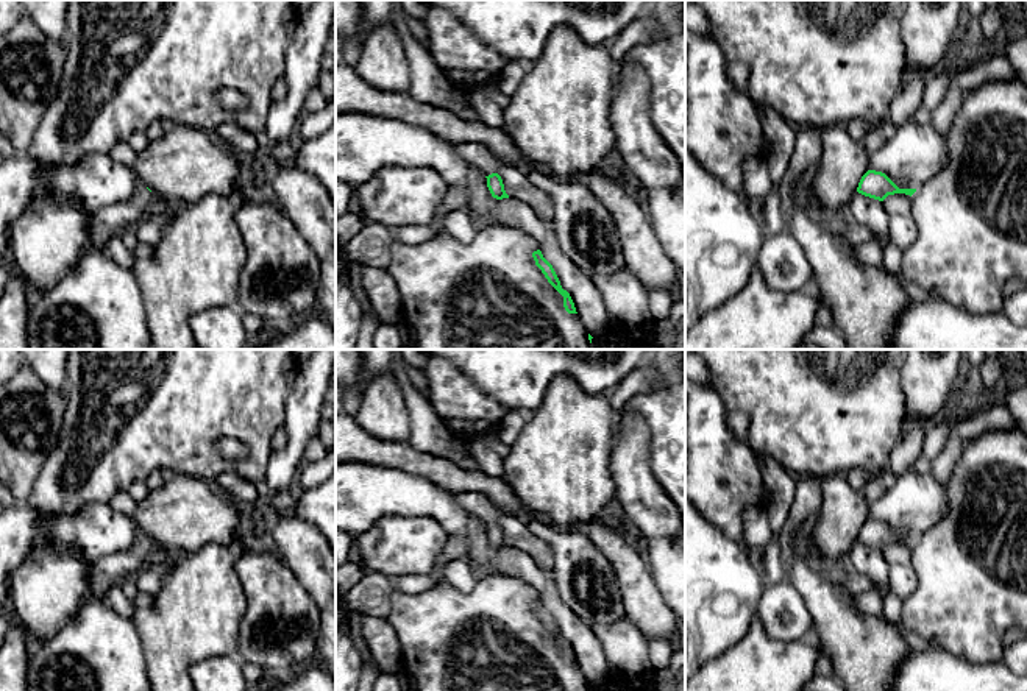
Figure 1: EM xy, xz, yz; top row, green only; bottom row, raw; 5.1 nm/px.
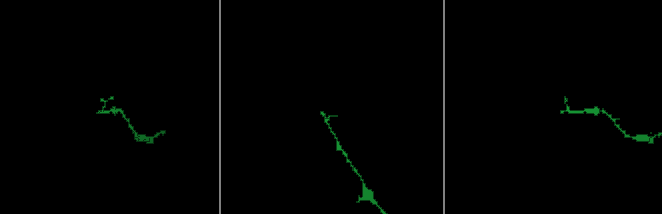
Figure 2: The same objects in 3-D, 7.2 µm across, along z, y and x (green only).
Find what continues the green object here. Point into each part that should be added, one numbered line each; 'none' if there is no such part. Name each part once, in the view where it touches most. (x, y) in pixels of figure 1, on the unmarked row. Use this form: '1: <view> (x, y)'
1: xz (475, 504)

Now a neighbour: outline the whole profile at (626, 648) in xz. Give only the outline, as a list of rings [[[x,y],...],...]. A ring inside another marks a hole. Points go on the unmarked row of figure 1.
[[[627,615],[612,624],[584,622],[599,638],[612,675],[635,677],[649,669],[648,638]]]

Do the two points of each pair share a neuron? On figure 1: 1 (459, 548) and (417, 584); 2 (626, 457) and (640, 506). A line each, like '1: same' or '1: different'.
1: same
2: same

